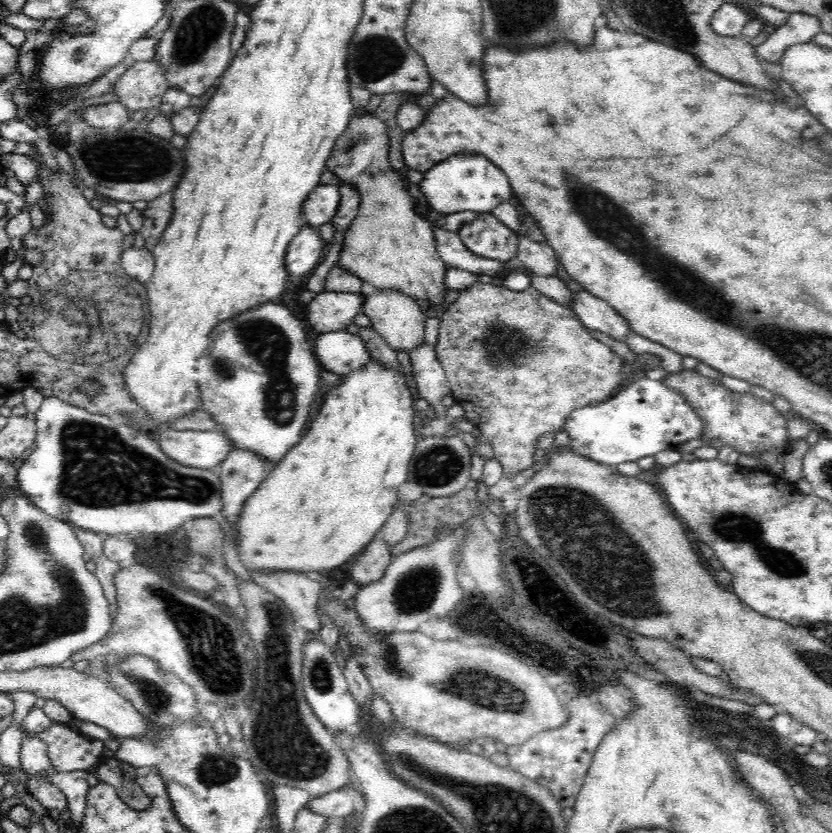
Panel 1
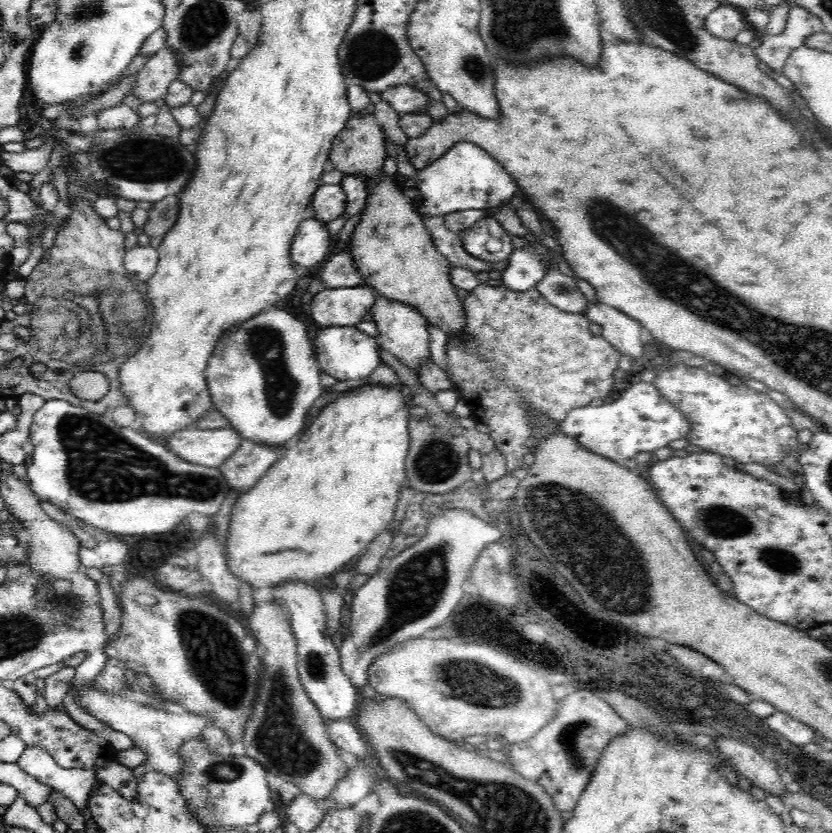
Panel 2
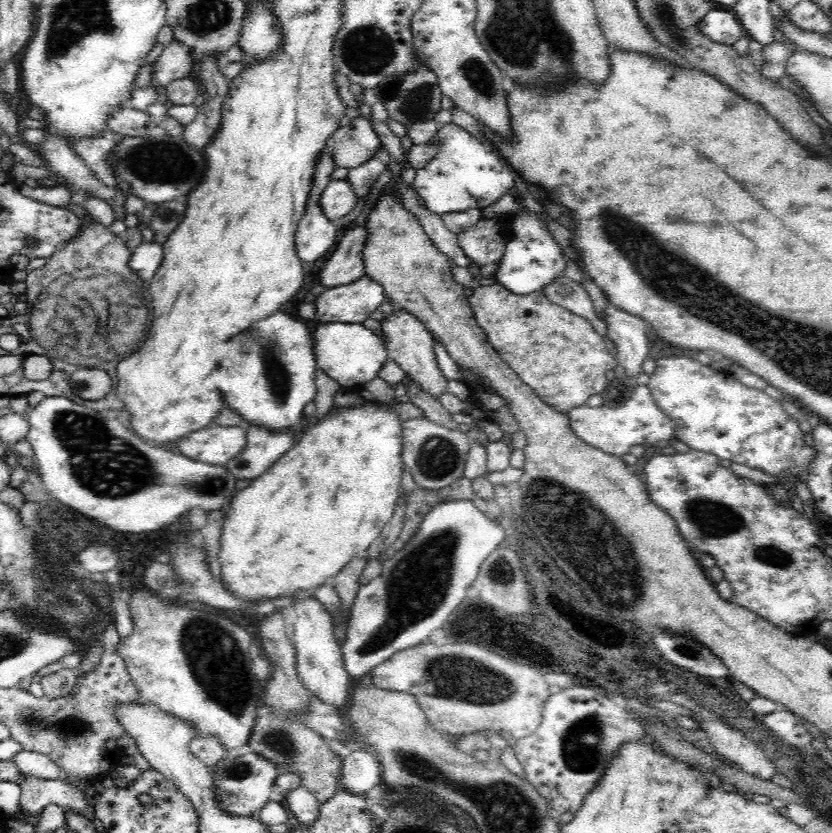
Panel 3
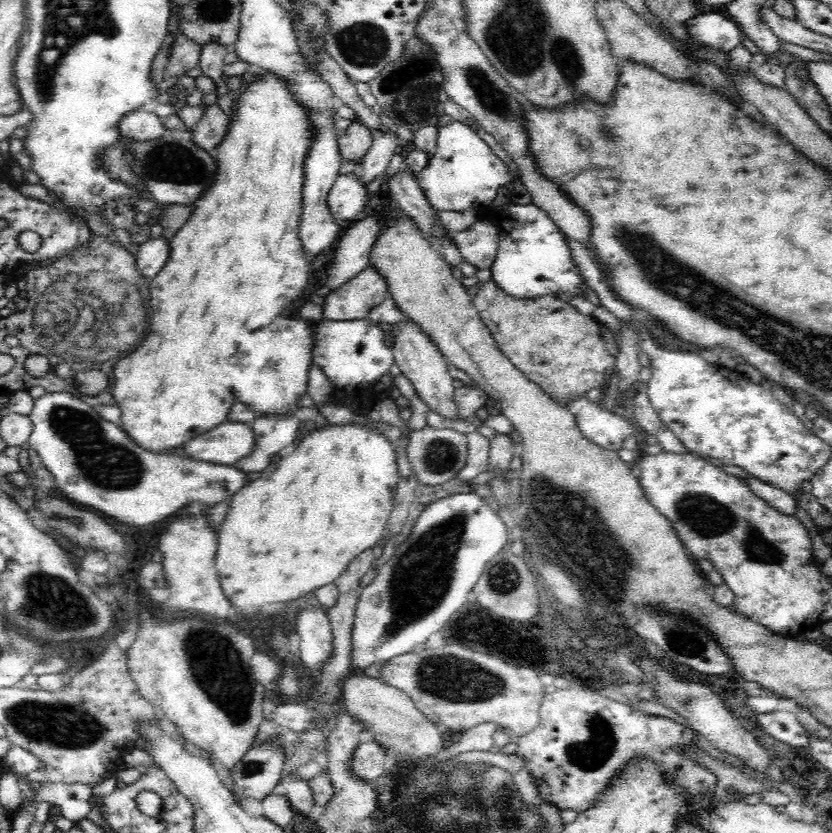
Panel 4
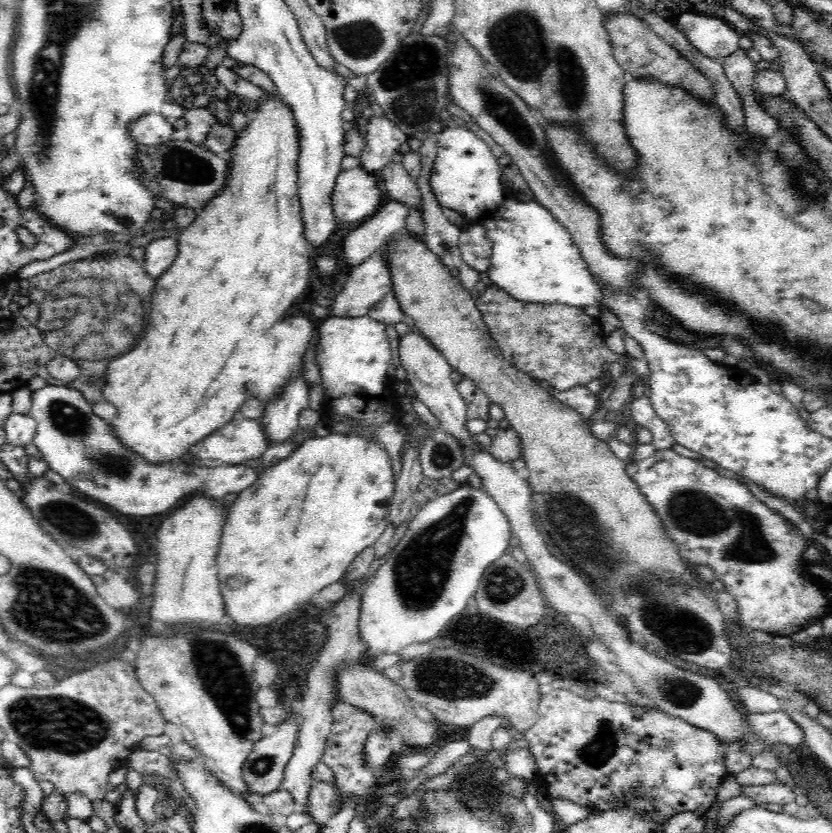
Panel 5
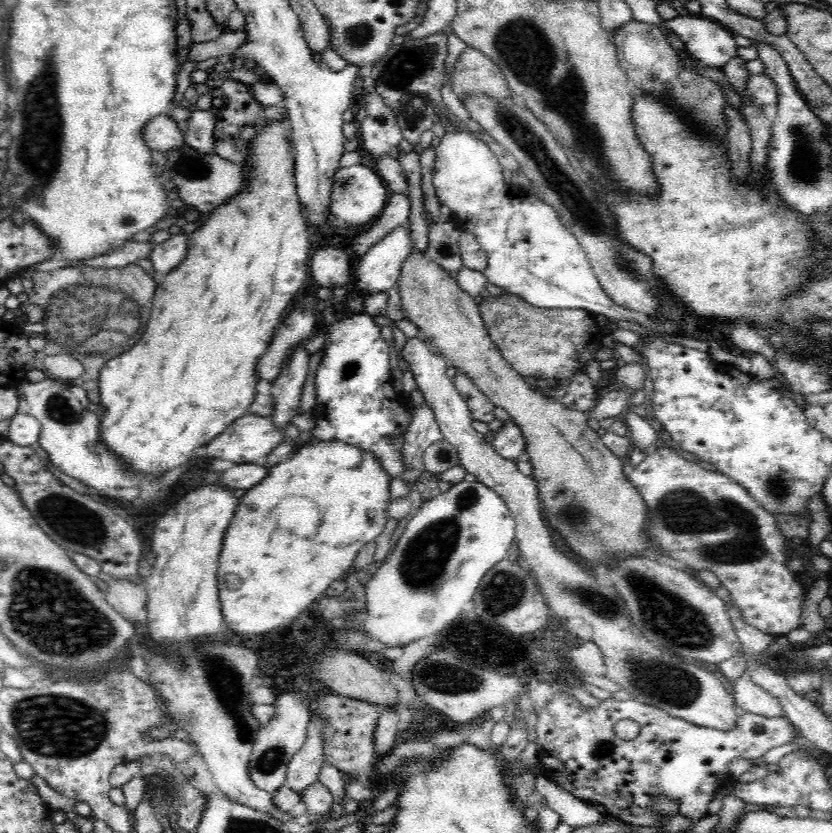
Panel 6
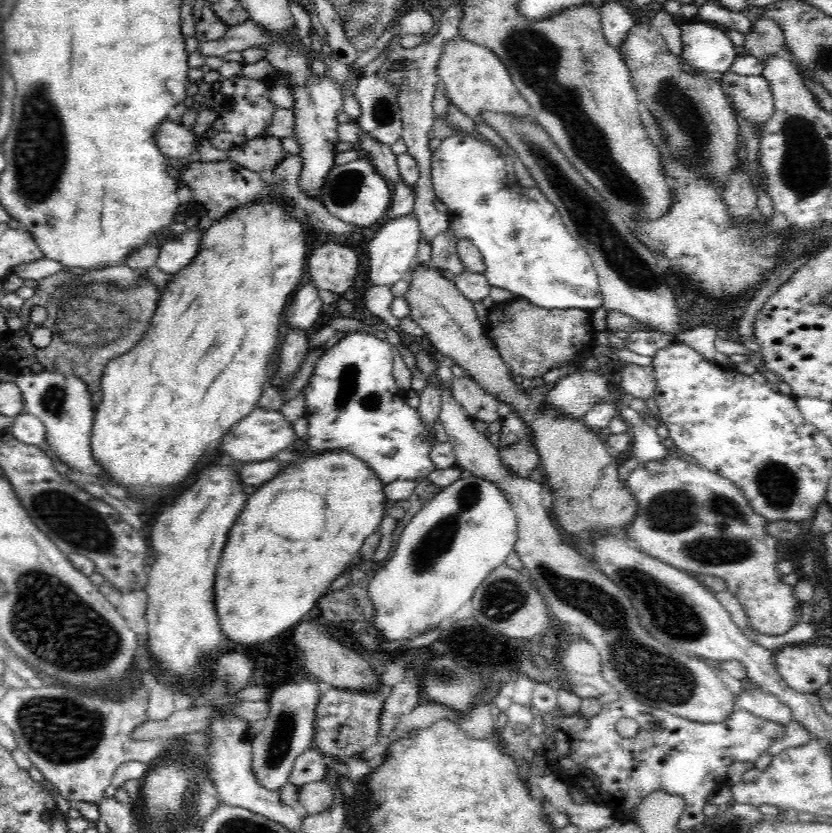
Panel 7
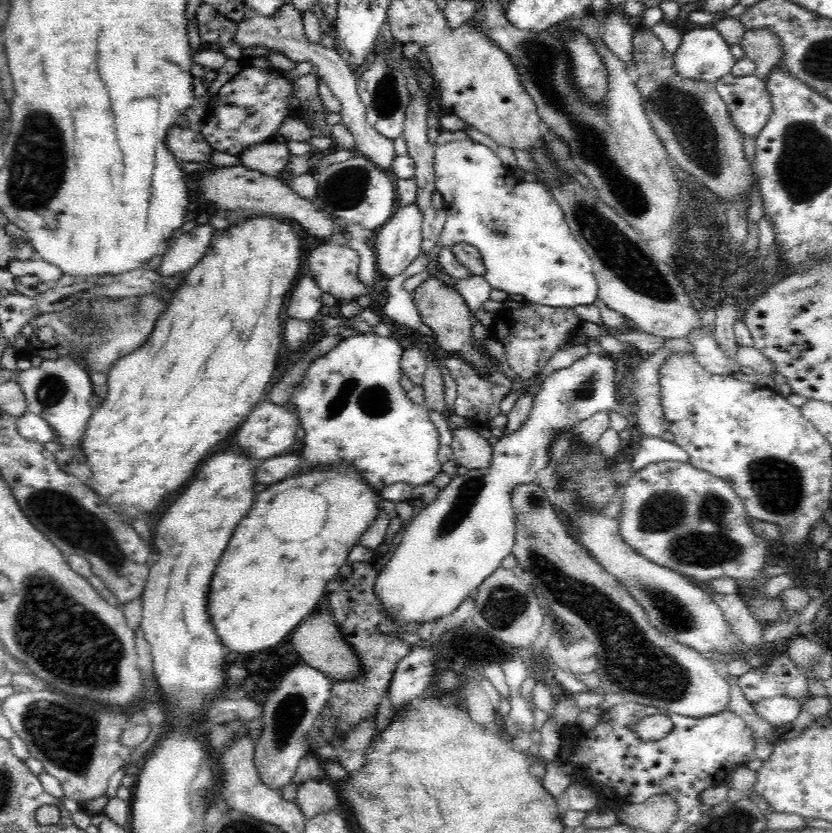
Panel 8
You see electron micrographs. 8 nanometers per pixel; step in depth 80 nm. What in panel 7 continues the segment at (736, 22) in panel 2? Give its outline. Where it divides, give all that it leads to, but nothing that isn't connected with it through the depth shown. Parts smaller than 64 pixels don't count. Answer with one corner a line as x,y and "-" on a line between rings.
699,20
687,21
679,26
681,30
682,53
679,56
681,62
687,62
696,69
697,74
712,74
712,72
728,72
736,58
735,44
728,38
724,28

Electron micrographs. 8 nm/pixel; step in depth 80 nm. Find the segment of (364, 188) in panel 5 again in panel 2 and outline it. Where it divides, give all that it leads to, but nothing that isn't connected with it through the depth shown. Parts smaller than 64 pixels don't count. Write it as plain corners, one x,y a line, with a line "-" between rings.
342,183
321,184
309,206
314,217
326,224
342,217
346,211
346,193

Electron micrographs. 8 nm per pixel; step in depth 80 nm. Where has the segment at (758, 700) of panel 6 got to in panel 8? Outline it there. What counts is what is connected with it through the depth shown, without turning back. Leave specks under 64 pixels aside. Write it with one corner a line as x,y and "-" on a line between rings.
780,696
768,698
758,705
752,705
756,713
762,716
768,723
772,723
774,728
782,728
792,724
801,714
801,700
792,697

